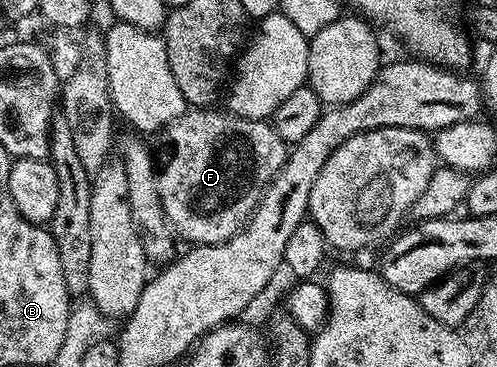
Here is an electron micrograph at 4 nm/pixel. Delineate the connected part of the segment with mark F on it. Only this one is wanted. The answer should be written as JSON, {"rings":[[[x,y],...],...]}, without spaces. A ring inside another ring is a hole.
{"rings":[[[187,109],[175,123],[162,128],[157,136],[158,199],[162,202],[171,231],[179,240],[187,239],[190,245],[223,243],[232,238],[246,224],[267,183],[282,168],[288,154],[288,145],[269,122],[231,115],[226,109],[214,110]]]}

